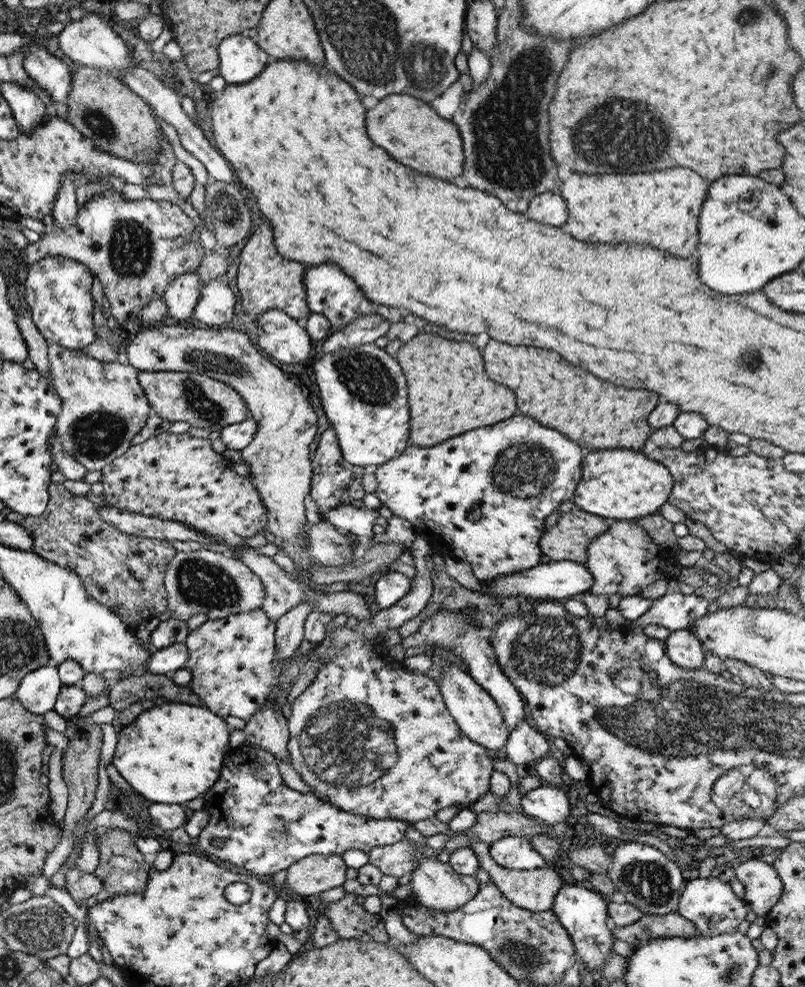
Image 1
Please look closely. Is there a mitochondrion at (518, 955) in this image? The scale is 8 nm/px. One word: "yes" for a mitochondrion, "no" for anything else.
yes

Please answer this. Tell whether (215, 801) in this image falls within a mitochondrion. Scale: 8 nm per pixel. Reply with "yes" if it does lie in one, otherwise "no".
no

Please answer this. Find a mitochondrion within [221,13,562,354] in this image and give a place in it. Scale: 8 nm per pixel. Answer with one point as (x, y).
(514, 165)

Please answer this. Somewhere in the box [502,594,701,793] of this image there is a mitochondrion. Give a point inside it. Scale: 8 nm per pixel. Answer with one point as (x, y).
(548, 651)

